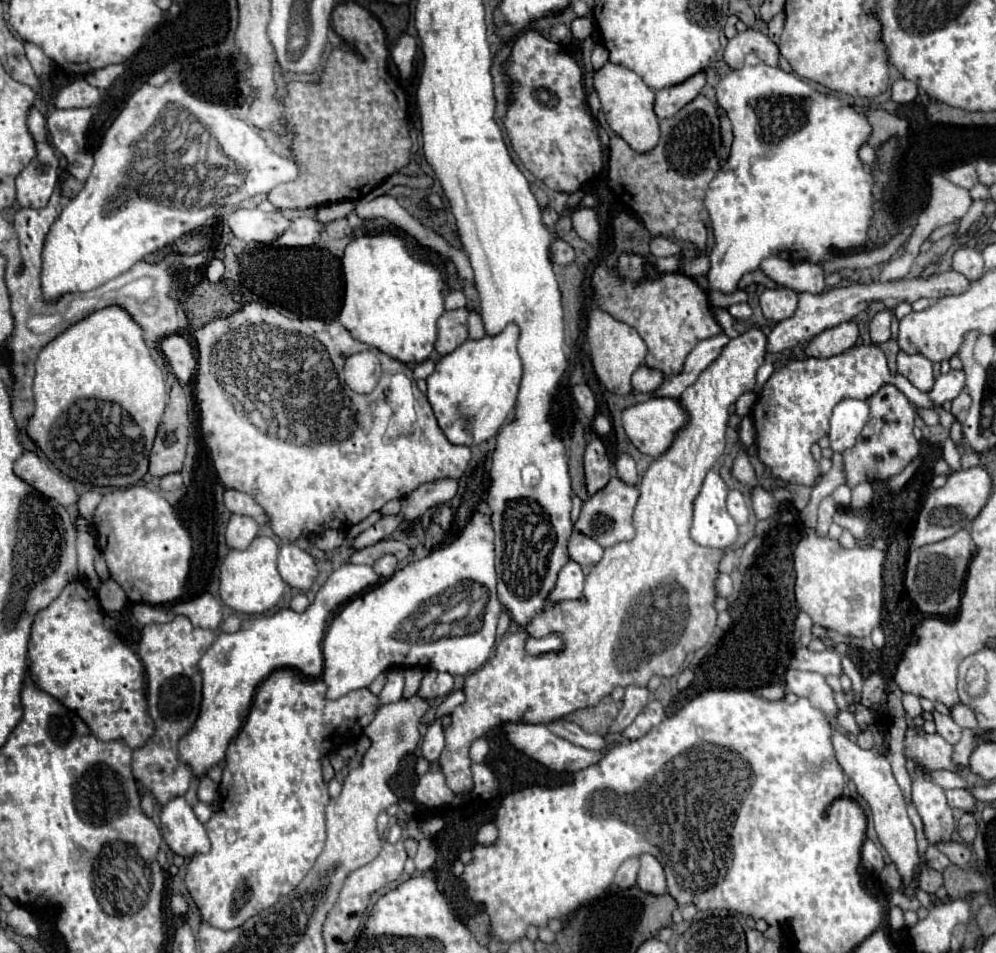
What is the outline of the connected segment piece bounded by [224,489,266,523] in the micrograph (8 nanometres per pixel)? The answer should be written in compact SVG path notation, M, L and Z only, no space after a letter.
M224 489L224 505L232 511L232 513L240 513L240 515L250 515L254 517L258 523L266 523L266 513L262 511L262 507L246 493L236 491L236 489Z

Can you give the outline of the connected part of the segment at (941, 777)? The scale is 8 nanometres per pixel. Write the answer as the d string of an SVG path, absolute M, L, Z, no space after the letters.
M938 769L938 771L930 771L930 777L934 777L934 783L940 785L942 789L964 789L966 787L966 781L960 779L954 771L944 771L944 769Z

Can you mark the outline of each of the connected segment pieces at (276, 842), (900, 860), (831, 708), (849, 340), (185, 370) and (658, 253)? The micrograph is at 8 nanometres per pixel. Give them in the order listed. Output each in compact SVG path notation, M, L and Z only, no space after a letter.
M276 669L258 685L248 719L226 749L226 765L220 781L220 811L204 825L212 849L206 855L192 855L186 863L186 889L202 915L202 923L224 931L236 929L250 917L272 907L280 897L286 897L306 877L322 853L326 837L324 809L330 795L322 779L322 757L358 739L376 711L378 695L370 693L370 689L356 689L330 701L326 699L326 683L322 679L304 677L296 669Z
M834 729L832 745L834 745L834 751L836 751L836 759L842 765L844 773L854 781L858 793L866 799L866 803L872 809L878 839L886 847L890 859L896 863L896 867L898 867L898 871L902 875L904 893L914 895L914 887L916 887L914 867L920 863L920 857L918 857L918 845L916 845L916 837L914 837L916 833L914 833L912 821L910 821L910 817L906 813L906 803L904 803L902 791L900 791L900 787L898 787L898 783L896 783L896 779L892 775L890 761L884 755L884 749L888 749L888 739L890 739L890 733L886 731L886 739L878 737L878 741L874 743L872 749L862 749L854 741L850 741L844 735L844 731Z
M788 669L786 671L786 687L798 697L806 697L812 701L814 707L822 709L832 721L838 713L838 707L834 703L834 693L826 685L826 679L818 673L810 671L798 671L798 669Z
M846 321L846 323L840 323L836 327L822 331L820 335L816 335L808 343L808 347L804 349L804 355L806 357L818 357L818 359L834 357L834 355L840 355L840 353L848 351L850 347L854 347L856 339L858 339L856 323Z
M170 335L160 341L160 351L164 353L180 385L186 385L192 379L192 373L196 369L196 357L194 357L190 341L182 335Z
M654 237L650 241L650 251L654 257L668 257L668 255L680 255L682 253L680 245L676 245L674 241L670 241L666 237Z

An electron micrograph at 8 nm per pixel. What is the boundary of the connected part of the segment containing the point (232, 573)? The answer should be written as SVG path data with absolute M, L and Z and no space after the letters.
M258 535L244 551L230 549L220 569L220 599L230 609L246 615L270 611L286 593L286 583L276 571L276 557L278 557L276 541L272 537L262 537L262 535Z

